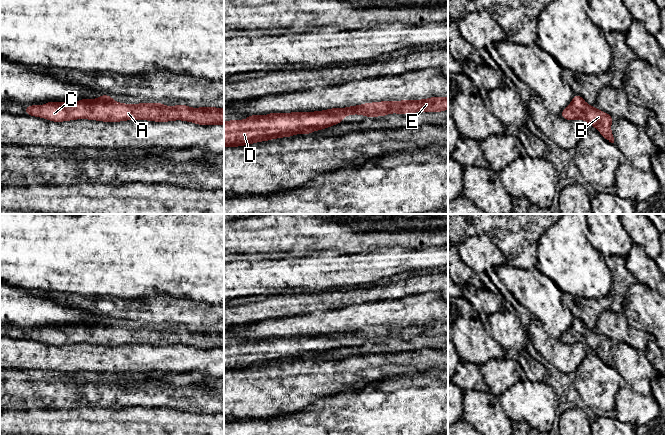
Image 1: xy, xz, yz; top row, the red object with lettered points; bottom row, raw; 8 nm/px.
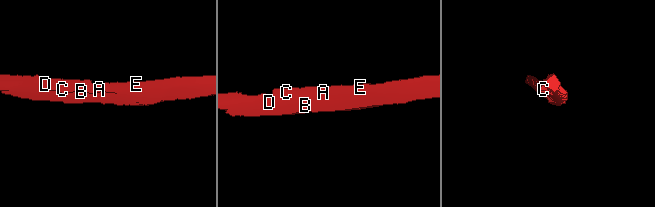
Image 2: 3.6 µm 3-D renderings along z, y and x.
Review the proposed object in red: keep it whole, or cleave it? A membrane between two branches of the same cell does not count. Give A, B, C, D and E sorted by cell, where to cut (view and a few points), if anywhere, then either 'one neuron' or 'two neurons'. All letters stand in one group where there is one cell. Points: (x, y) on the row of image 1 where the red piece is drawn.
A B C D E; no cut; one neuron

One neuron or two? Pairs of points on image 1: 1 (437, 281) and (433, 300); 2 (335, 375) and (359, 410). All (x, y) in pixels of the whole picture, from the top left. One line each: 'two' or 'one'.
1: two
2: two

